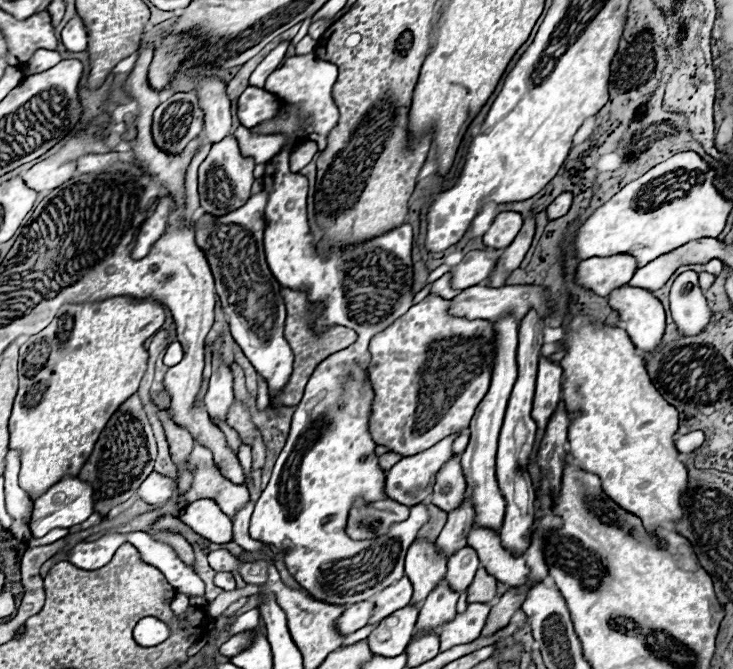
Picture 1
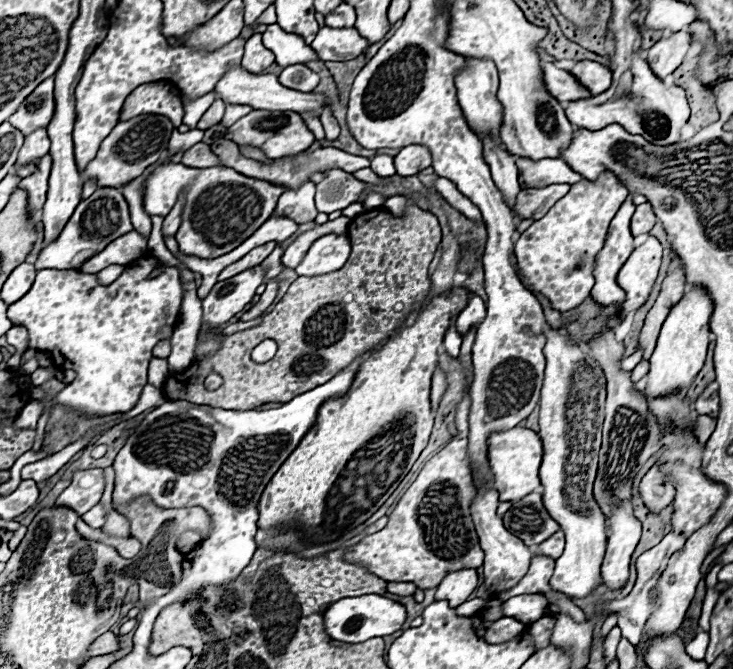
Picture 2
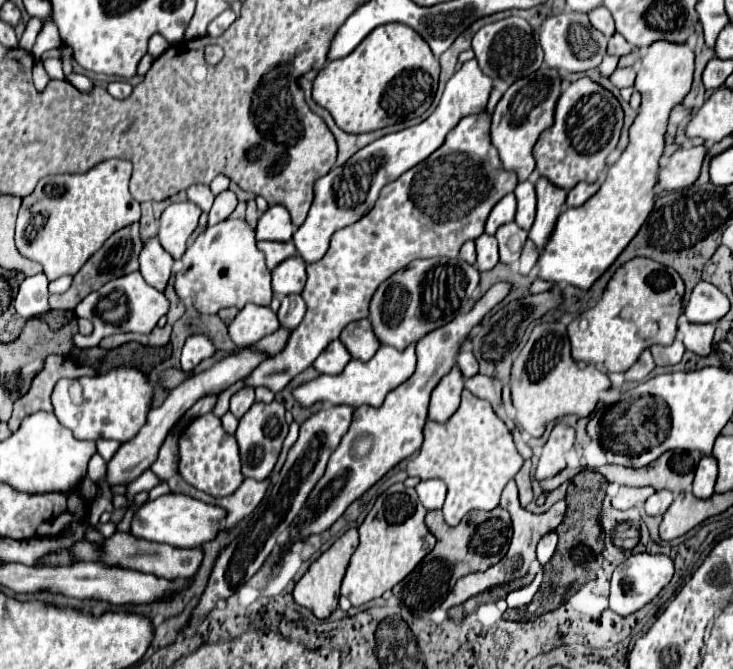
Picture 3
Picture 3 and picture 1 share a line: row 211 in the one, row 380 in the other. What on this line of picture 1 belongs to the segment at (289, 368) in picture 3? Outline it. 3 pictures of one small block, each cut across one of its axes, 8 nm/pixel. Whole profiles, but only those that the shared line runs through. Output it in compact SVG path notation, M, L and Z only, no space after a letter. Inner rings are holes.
M436 294L426 296L422 302L414 304L402 318L390 324L382 334L370 340L370 382L374 388L374 404L370 416L370 432L376 444L388 446L398 454L418 454L434 442L468 428L478 402L486 396L490 388L492 368L494 368L494 326L492 322L470 322L468 318L452 318L448 314L450 300Z

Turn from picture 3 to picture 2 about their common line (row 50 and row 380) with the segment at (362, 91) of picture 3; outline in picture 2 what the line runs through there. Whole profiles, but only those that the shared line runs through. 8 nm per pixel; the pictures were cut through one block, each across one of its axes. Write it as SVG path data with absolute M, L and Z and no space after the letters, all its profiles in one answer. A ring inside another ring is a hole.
M464 286L450 288L448 294L434 296L422 310L418 310L416 322L412 326L398 328L396 334L392 334L382 346L362 356L362 364L358 366L358 372L354 376L354 386L350 386L348 392L340 398L330 398L320 406L316 422L312 424L308 434L268 482L258 504L260 528L298 522L300 528L304 528L312 538L320 542L332 542L346 530L352 530L358 524L366 522L388 500L388 496L396 490L400 478L408 474L408 470L428 444L434 424L430 384L432 374L438 366L438 348L442 346L452 318L464 310L470 296L472 292Z

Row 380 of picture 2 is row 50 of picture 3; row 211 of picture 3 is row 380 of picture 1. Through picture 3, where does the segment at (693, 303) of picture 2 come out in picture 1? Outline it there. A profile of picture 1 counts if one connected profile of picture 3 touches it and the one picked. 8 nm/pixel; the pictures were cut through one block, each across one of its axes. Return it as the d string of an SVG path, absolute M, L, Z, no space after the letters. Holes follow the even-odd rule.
M574 316L564 336L566 356L560 360L564 370L564 402L570 412L580 412L572 418L568 434L568 452L574 464L590 474L598 474L606 496L622 506L622 510L642 518L646 530L668 526L682 518L682 496L688 490L688 470L678 458L674 436L678 432L678 410L670 406L656 386L650 382L646 362L634 352L634 344L622 328L592 324L586 316Z

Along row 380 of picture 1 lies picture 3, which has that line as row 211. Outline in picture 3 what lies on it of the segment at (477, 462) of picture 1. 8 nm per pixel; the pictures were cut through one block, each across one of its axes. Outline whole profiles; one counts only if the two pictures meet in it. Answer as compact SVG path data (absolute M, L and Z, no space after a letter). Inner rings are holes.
M510 192L490 212L490 216L486 220L486 234L494 234L502 224L512 222L514 220L514 214L516 214L516 198Z

